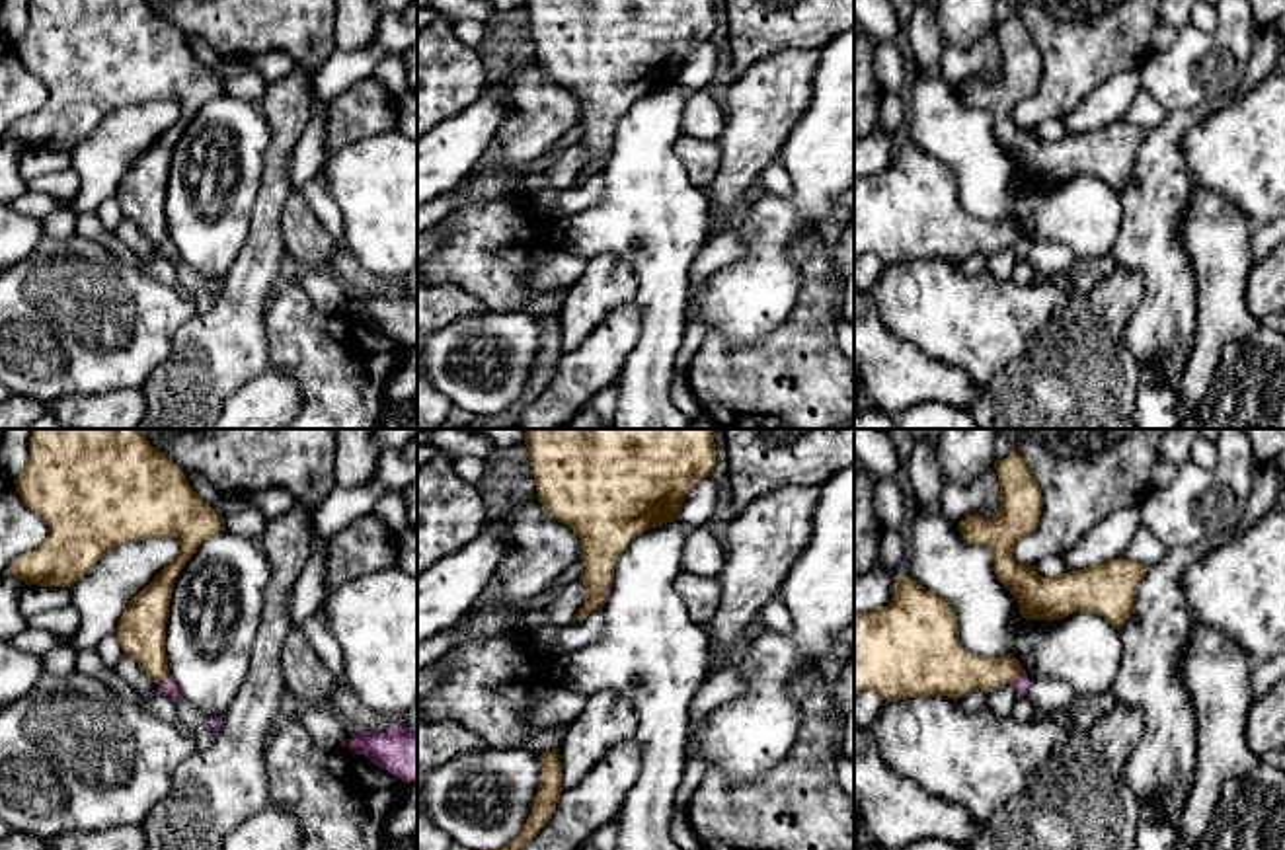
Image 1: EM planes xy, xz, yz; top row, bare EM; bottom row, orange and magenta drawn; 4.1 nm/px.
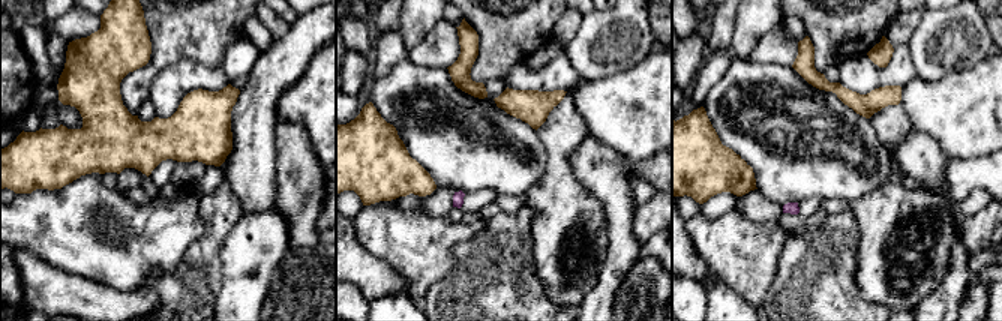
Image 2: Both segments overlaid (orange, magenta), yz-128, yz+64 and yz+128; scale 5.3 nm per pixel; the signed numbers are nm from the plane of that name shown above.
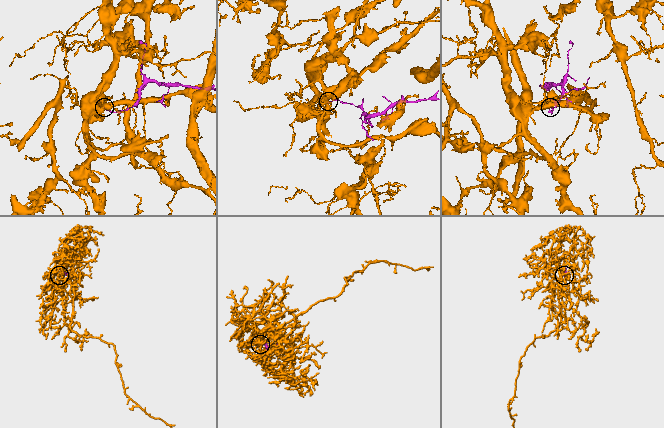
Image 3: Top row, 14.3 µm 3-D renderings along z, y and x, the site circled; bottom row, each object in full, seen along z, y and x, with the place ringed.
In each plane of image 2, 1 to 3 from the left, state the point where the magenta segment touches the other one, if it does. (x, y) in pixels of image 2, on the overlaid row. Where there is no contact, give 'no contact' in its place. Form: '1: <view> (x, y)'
1: no contact
2: no contact
3: no contact

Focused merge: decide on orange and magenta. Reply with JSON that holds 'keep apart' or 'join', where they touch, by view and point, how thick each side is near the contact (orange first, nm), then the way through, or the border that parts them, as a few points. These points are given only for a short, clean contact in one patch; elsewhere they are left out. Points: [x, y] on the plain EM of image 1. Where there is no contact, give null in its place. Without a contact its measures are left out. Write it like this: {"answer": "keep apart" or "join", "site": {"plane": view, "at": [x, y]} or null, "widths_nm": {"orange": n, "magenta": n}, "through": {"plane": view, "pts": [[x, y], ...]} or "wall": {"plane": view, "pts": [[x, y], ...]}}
{"answer": "keep apart", "site": {"plane": "yz", "at": [1016, 242]}, "widths_nm": {"orange": 190, "magenta": 70}, "wall": {"plane": "yz", "pts": [[1026, 238], [1009, 246]]}}

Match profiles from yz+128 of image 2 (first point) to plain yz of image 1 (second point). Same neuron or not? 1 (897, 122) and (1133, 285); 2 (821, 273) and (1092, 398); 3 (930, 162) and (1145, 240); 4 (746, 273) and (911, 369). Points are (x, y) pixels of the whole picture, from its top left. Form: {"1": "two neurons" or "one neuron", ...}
{"1": "two neurons", "2": "one neuron", "3": "two neurons", "4": "two neurons"}

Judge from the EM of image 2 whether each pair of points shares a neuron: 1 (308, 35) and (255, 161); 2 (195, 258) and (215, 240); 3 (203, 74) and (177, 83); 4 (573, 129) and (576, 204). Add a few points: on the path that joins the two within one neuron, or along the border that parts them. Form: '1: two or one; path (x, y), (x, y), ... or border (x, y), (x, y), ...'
1: one; path (279, 66), (267, 80), (257, 102), (255, 129)
2: one; path (200, 255), (210, 245)
3: one; path (197, 75), (183, 77)
4: one; path (560, 147), (560, 186)

